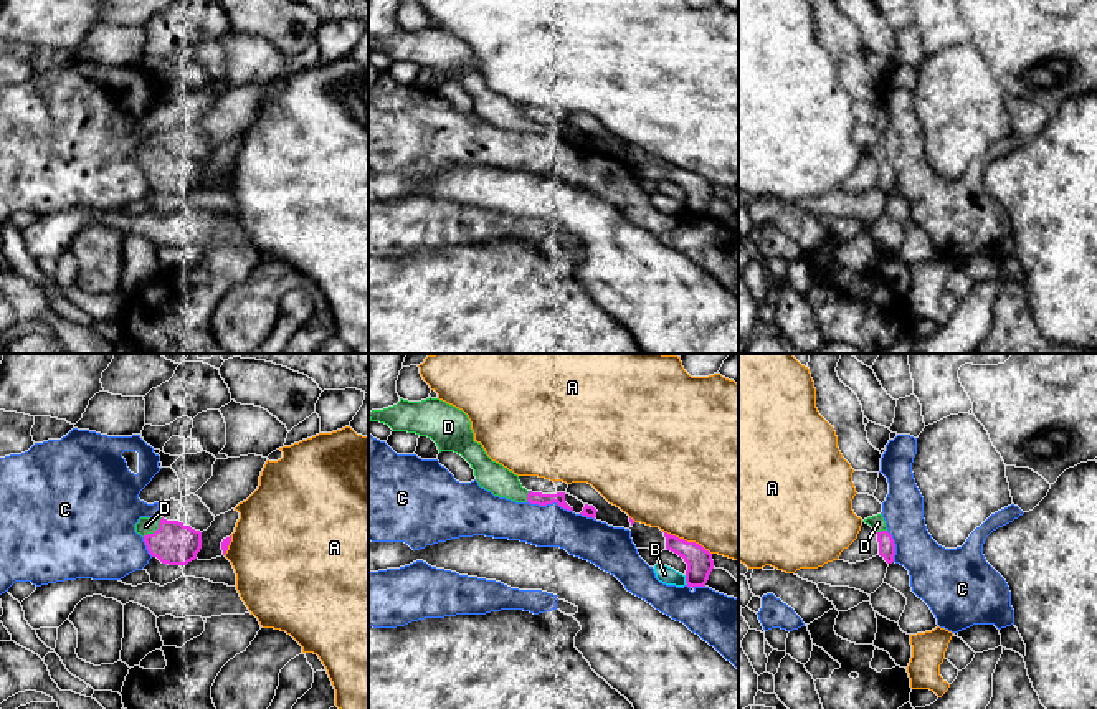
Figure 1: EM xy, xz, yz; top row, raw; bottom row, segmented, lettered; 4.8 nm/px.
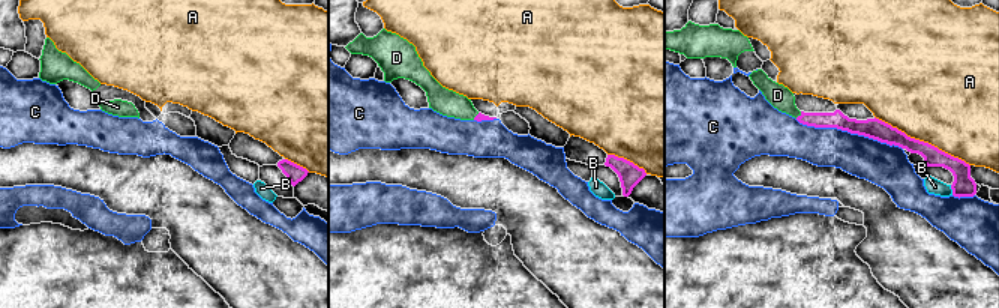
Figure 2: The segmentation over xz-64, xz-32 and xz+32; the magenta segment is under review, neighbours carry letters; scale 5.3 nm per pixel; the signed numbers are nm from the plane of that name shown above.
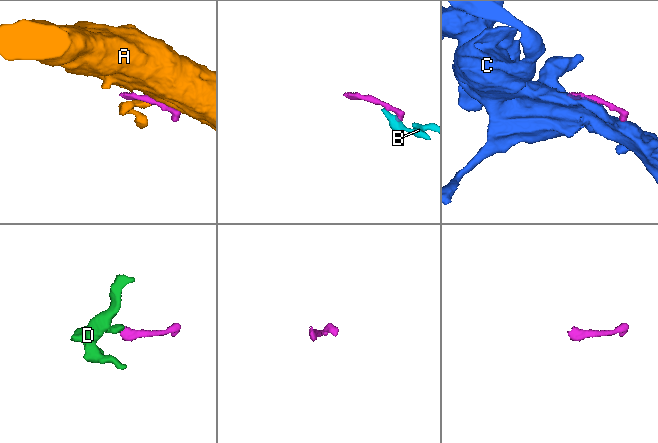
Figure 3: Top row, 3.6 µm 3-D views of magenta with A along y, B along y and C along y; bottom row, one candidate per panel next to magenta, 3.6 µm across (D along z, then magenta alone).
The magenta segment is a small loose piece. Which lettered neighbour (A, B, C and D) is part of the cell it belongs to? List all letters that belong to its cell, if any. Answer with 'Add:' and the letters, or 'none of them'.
Add: D

